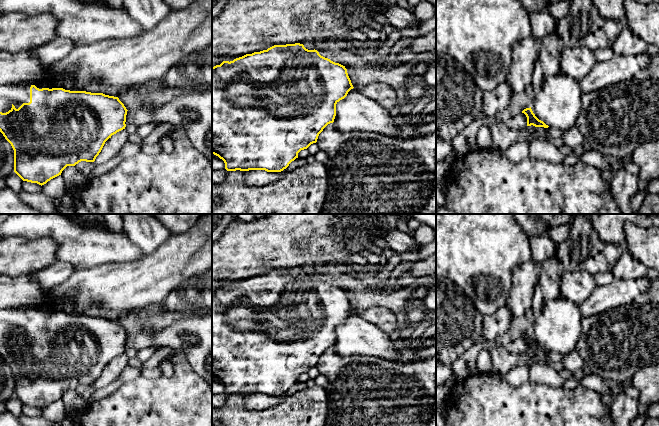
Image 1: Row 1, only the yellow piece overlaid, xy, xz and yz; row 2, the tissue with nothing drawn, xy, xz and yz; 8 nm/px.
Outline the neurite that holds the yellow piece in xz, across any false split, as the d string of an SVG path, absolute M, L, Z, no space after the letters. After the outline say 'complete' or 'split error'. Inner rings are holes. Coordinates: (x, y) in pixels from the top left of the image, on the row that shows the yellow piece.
M303 44L274 45L267 50L246 54L233 61L223 61L220 65L212 67L212 154L218 156L225 163L227 171L265 170L267 172L281 172L298 158L301 150L307 149L316 143L319 134L336 116L336 104L344 99L353 89L345 66L335 63L319 54L317 50L308 50Z | complete

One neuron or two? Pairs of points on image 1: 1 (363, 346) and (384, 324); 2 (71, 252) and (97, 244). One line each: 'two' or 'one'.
1: two
2: one

